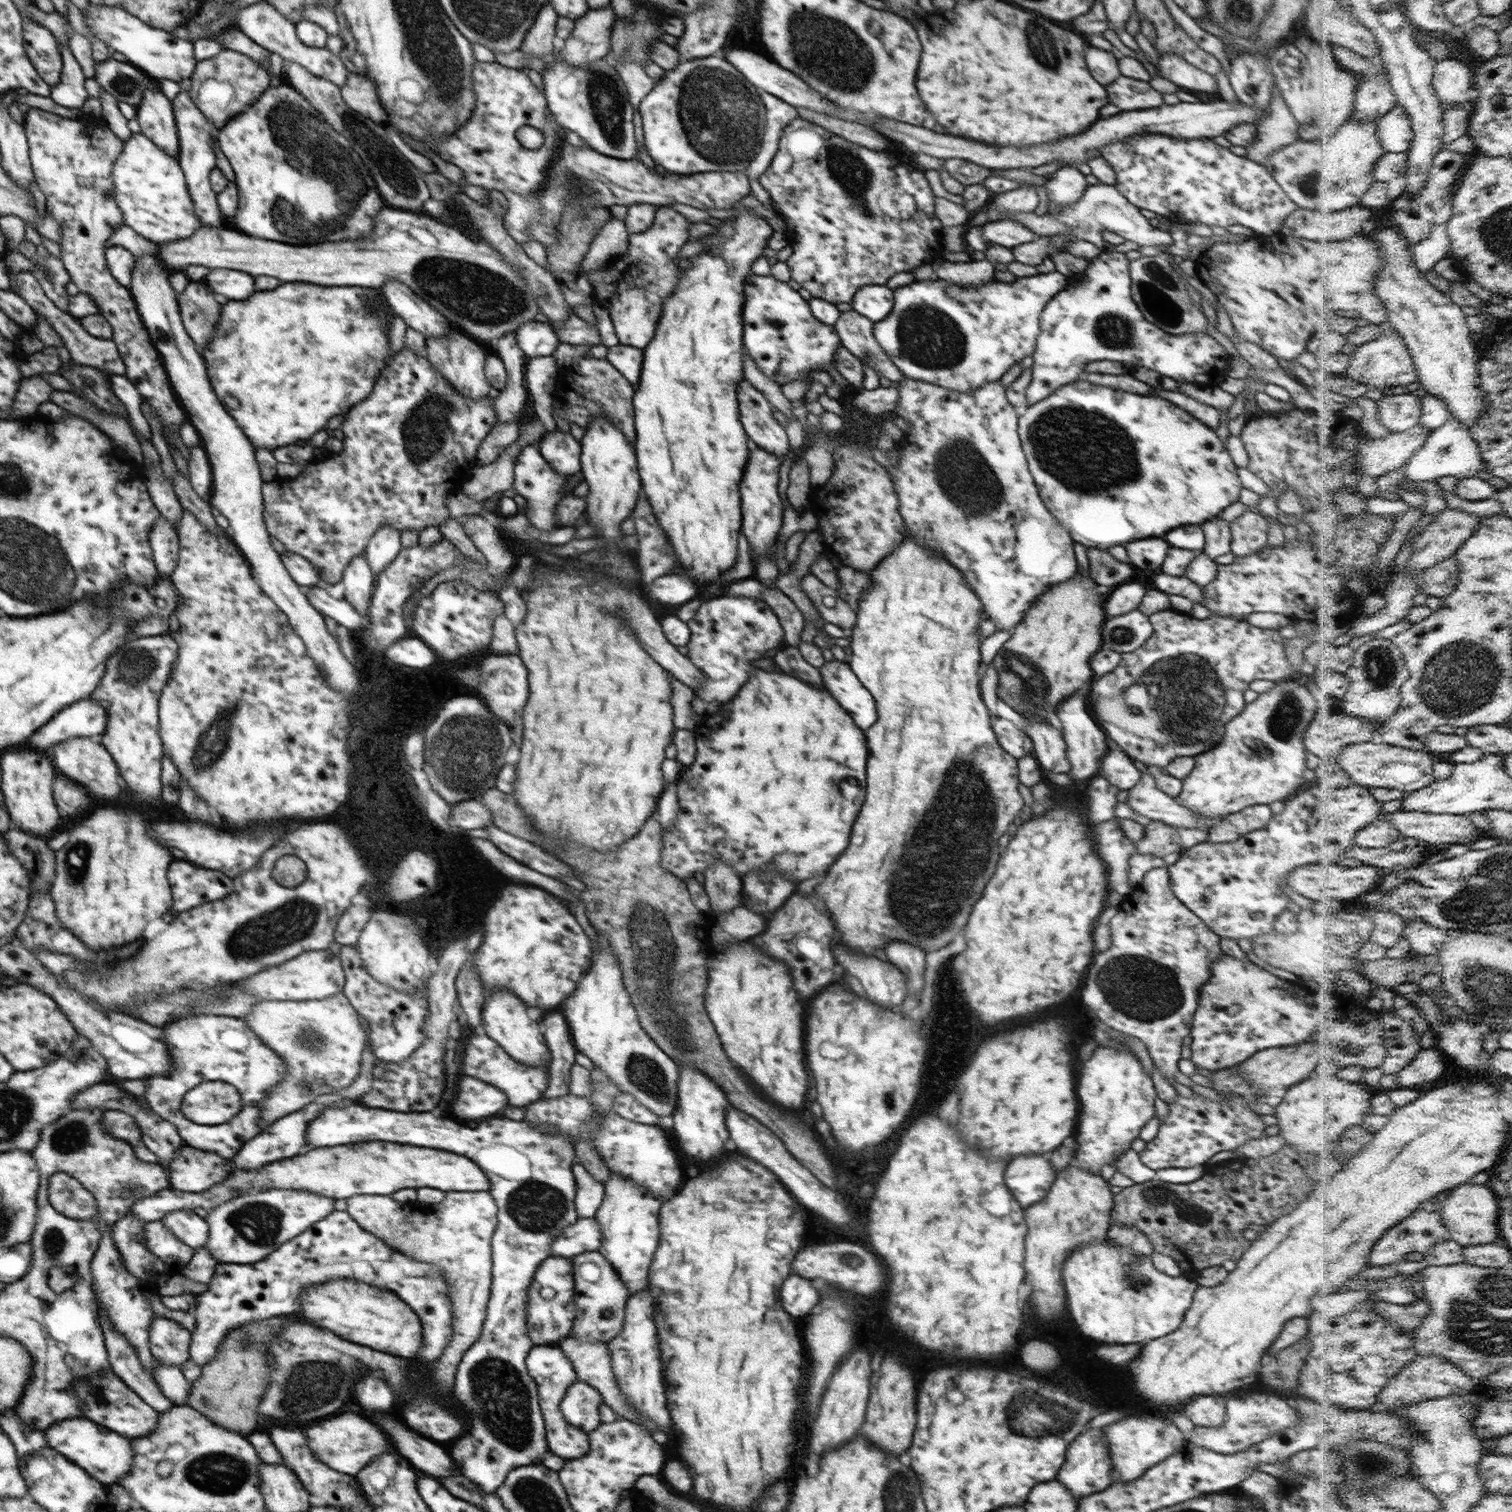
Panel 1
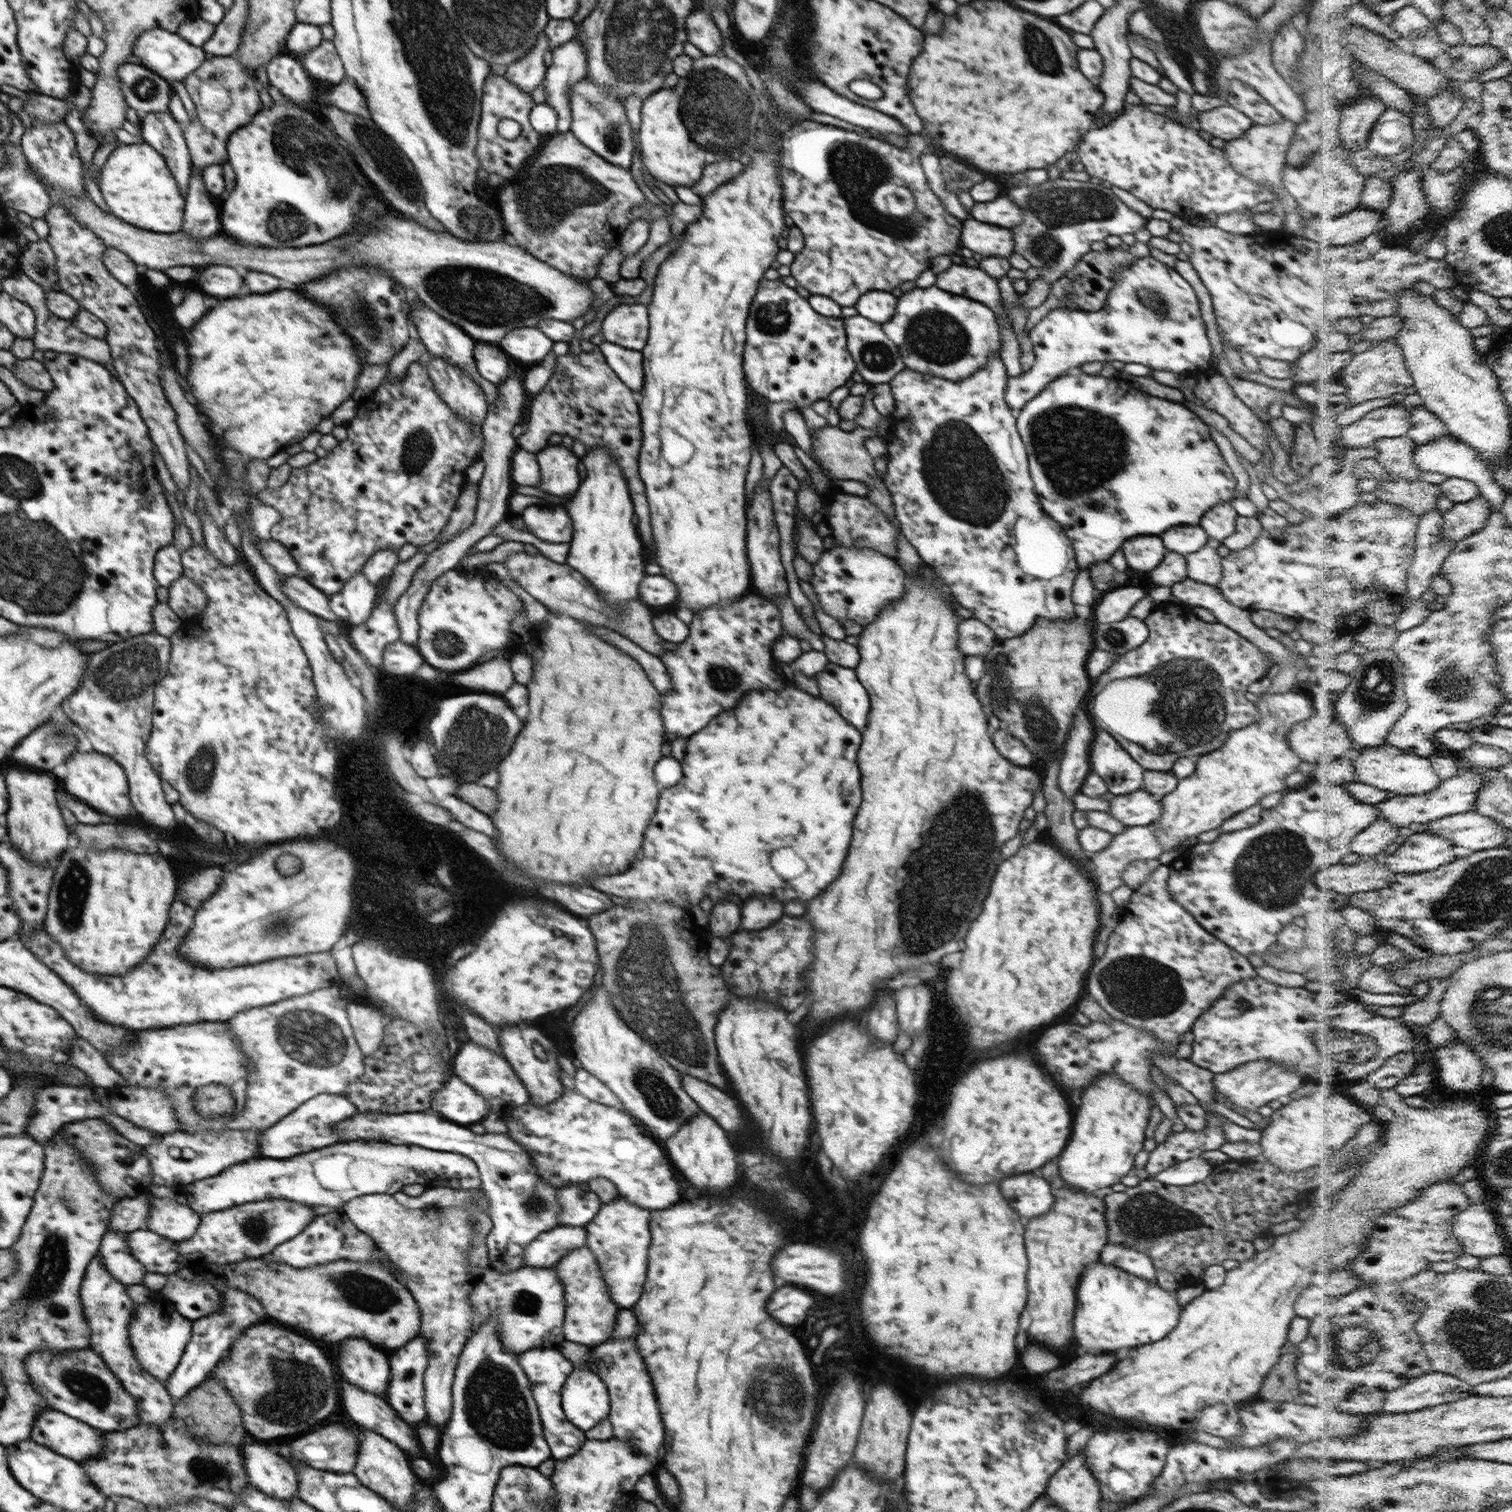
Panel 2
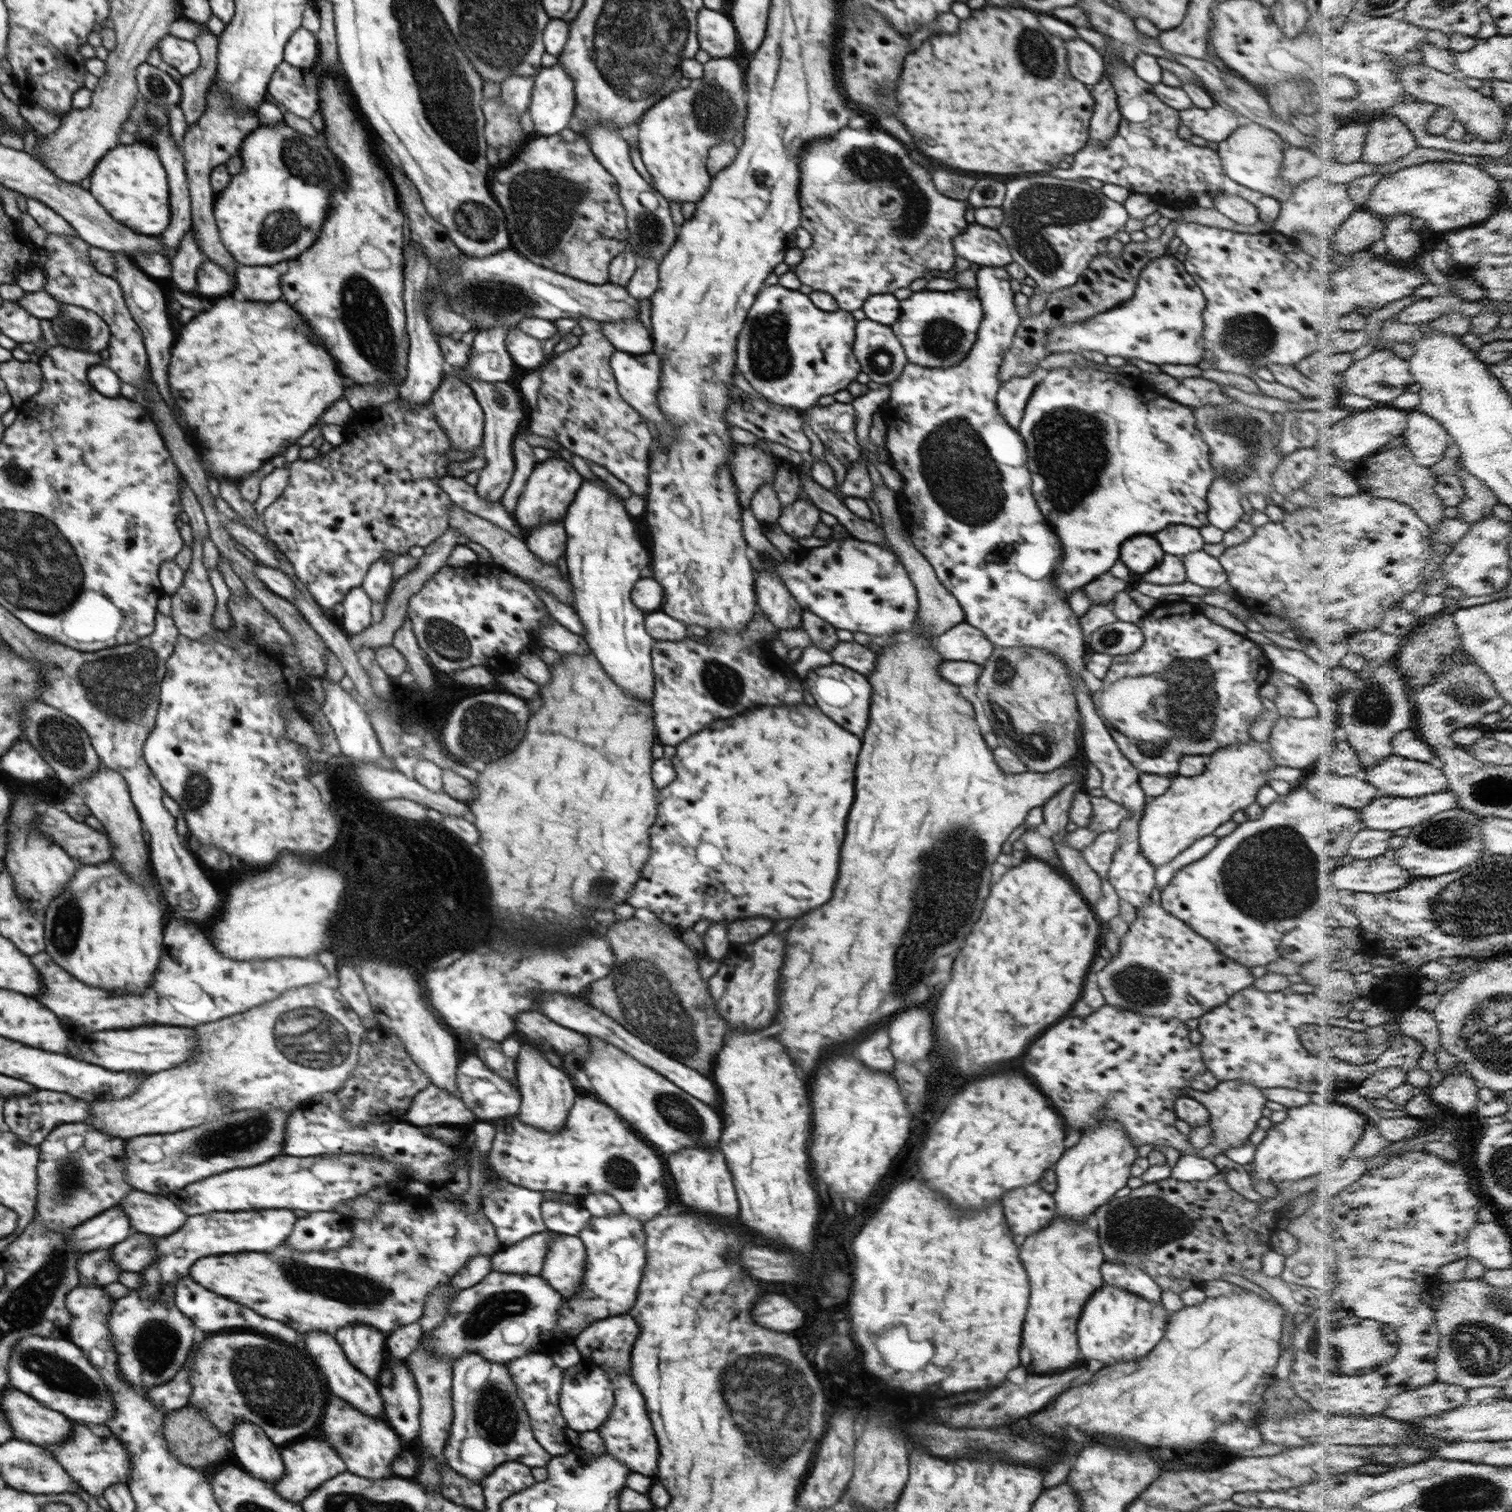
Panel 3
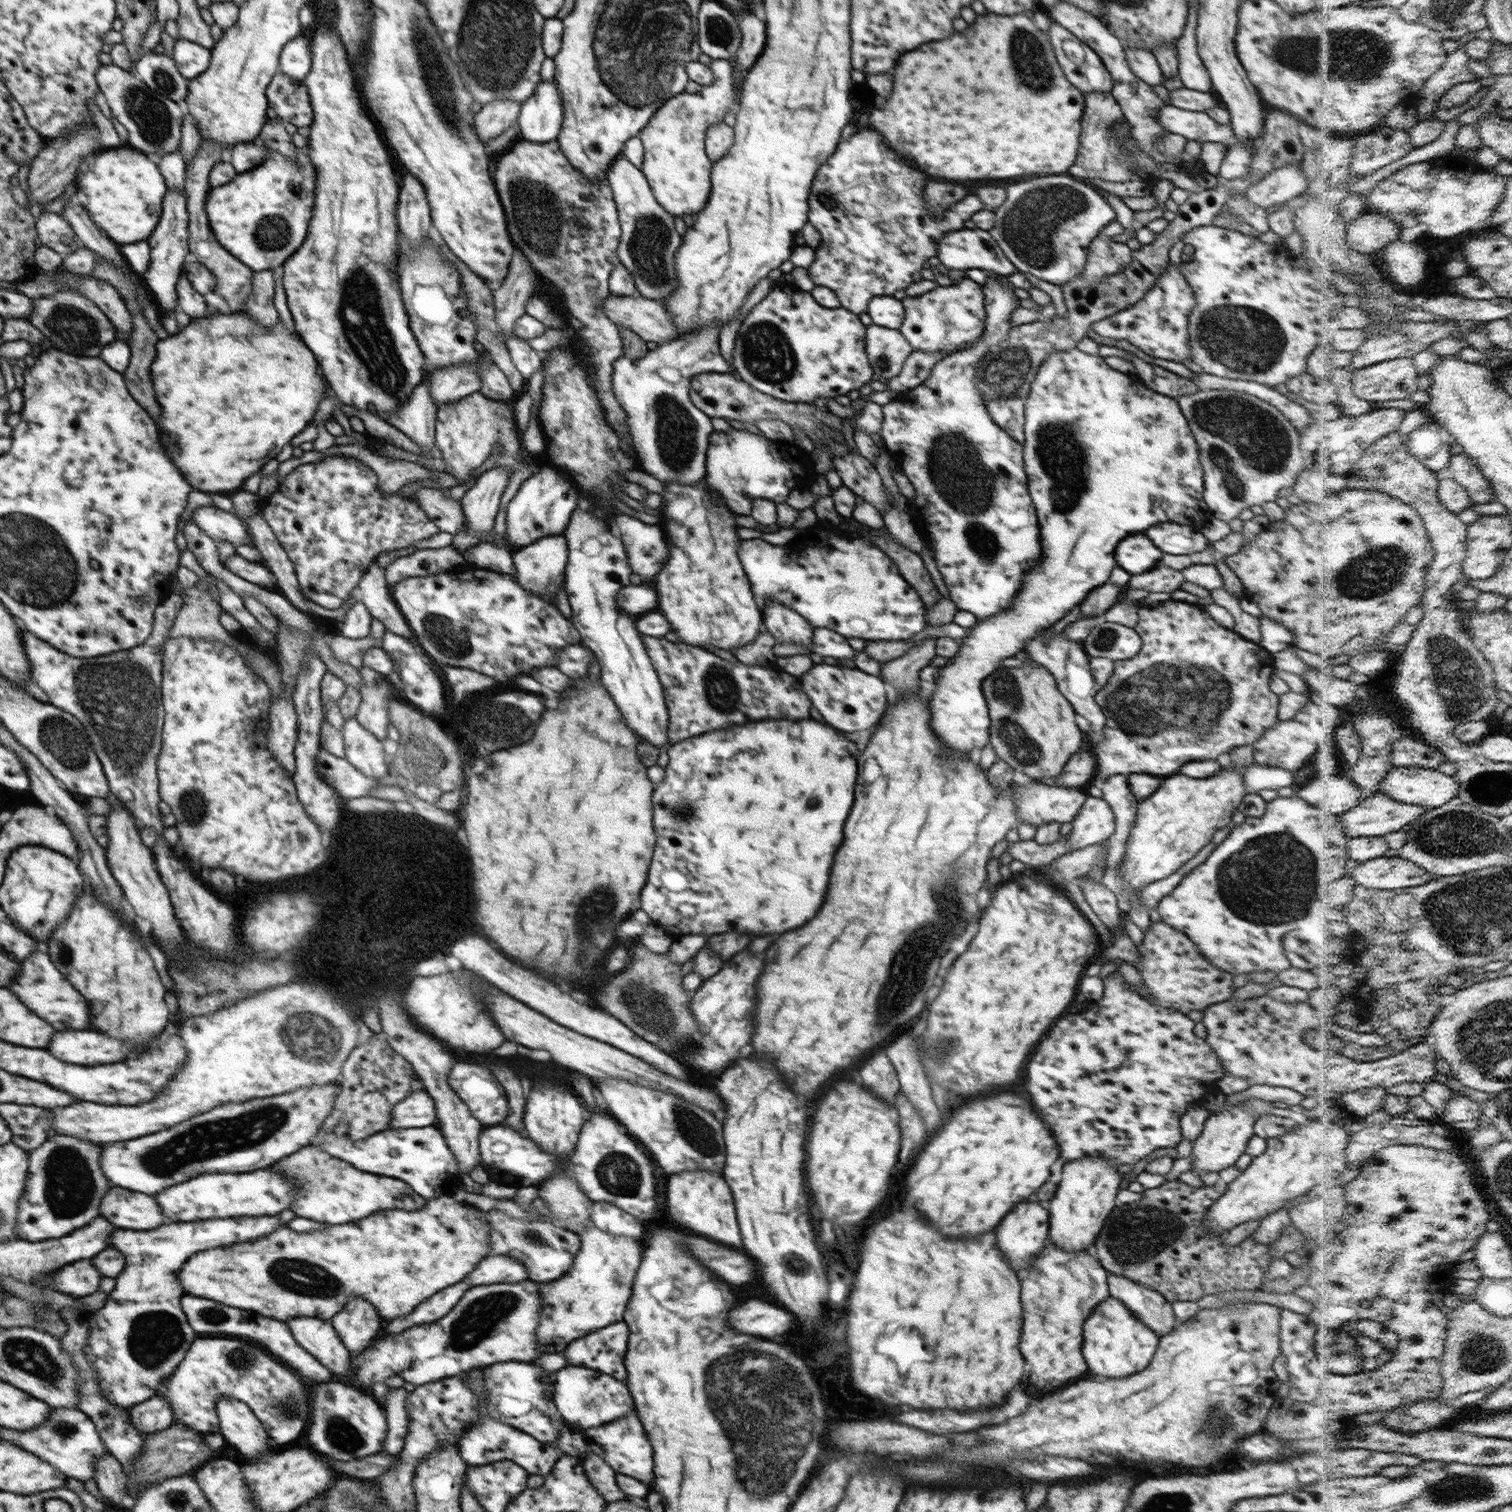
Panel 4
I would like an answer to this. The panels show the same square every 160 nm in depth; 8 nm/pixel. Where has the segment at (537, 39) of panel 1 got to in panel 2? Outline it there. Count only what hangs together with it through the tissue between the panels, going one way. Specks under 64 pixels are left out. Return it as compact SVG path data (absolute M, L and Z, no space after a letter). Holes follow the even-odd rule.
M543 32L526 56L508 66L505 77L520 90L532 93L545 77L547 67L544 65L544 54L547 50L552 48L549 47L547 36Z

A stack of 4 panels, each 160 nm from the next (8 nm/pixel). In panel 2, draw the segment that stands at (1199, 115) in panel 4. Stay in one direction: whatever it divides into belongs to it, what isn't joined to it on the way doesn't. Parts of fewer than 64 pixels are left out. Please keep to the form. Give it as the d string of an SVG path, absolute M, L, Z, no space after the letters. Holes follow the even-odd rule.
M1230 105L1216 107L1207 111L1200 111L1197 126L1214 138L1224 141L1238 140L1253 122L1238 109Z

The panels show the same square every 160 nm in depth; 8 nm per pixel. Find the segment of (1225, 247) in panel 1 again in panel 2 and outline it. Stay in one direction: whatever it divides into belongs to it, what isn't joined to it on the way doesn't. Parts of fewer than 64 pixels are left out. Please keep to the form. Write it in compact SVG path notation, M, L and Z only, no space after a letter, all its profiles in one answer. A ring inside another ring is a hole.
M1186 223L1180 228L1176 228L1177 232L1181 234L1183 241L1188 242L1192 247L1192 252L1189 254L1189 261L1199 274L1202 284L1206 286L1213 304L1213 312L1215 314L1217 326L1224 332L1225 339L1231 347L1240 353L1246 352L1257 360L1260 358L1272 358L1294 365L1302 355L1310 350L1313 350L1315 342L1319 339L1320 334L1327 331L1338 331L1339 322L1343 318L1361 318L1366 321L1380 317L1391 317L1399 314L1401 309L1401 298L1403 292L1415 286L1422 281L1431 282L1437 288L1453 288L1457 286L1459 274L1455 266L1452 266L1446 259L1434 260L1428 258L1423 252L1412 252L1407 248L1383 246L1378 252L1370 252L1362 241L1356 244L1348 244L1346 246L1338 246L1337 243L1323 243L1314 242L1302 237L1296 237L1290 232L1280 230L1270 230L1269 232L1259 232L1250 235L1239 235L1220 230L1215 224L1206 227L1194 226L1193 224Z

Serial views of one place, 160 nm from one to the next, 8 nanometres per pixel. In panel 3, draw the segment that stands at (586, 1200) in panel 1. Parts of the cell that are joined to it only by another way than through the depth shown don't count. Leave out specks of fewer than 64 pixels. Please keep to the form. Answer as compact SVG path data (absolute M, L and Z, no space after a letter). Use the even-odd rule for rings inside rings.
M575 1195L573 1202L564 1202L561 1198L542 1202L541 1215L547 1230L576 1236L582 1229L587 1228L593 1216L584 1208L584 1198L584 1195Z

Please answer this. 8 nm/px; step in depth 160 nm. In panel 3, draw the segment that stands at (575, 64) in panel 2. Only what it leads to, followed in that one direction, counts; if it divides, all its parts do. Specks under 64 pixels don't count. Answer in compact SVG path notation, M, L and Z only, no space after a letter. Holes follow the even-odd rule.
M557 62L554 66L542 67L535 76L529 104L530 118L535 126L533 136L550 136L562 132L569 126L570 119L574 116L574 105L574 81L564 70L561 62Z

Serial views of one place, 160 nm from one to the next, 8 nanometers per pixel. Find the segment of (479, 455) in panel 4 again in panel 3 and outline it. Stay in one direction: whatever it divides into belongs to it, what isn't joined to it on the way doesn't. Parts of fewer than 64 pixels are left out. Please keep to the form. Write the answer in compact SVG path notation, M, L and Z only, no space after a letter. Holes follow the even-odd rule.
M446 374L442 376L442 385L433 392L431 398L432 411L436 421L447 434L453 448L460 452L480 452L483 446L483 428L485 415L480 407L474 391L464 381L454 379Z

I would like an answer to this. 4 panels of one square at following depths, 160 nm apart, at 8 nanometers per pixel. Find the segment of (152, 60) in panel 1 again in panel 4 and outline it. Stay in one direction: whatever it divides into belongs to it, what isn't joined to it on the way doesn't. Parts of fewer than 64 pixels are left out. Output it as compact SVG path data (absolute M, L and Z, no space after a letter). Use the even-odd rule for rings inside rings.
M180 39L175 42L174 56L179 73L192 80L200 76L208 67L211 61L211 50L203 46Z

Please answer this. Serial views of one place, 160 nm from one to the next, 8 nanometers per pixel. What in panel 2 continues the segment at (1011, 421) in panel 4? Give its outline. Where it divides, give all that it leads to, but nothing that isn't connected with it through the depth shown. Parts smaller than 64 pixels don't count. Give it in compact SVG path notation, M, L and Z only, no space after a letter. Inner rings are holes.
M1152 255L1135 259L1129 266L1120 268L1105 305L1100 310L1088 312L1055 308L1040 319L1029 332L1029 337L1035 364L1028 372L1023 372L1016 378L1009 377L1004 393L1006 405L1016 414L1050 382L1066 376L1070 368L1082 366L1086 362L1144 364L1151 370L1166 370L1177 375L1182 373L1197 377L1213 373L1214 350L1210 345L1194 289L1175 268ZM1143 288L1164 298L1164 312L1155 311L1142 302L1137 292Z

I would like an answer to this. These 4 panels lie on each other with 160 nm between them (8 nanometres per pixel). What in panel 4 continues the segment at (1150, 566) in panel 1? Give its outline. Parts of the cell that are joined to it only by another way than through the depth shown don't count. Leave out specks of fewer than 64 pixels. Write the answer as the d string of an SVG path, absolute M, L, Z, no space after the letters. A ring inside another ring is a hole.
M1138 534L1124 538L1114 550L1114 556L1118 566L1124 568L1126 572L1142 574L1150 570L1150 566L1156 566L1156 562L1162 558L1162 552L1150 542L1150 538Z

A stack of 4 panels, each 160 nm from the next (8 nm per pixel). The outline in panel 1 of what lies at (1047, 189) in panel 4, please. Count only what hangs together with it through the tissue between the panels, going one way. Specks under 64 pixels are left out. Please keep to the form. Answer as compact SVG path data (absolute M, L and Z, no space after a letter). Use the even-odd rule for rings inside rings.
M1105 183L1088 185L1076 203L1066 205L1063 209L1046 211L1045 214L1071 227L1072 237L1061 234L1048 236L1051 244L1053 244L1053 248L1059 252L1068 252L1071 244L1081 239L1091 242L1098 248L1107 247L1108 244L1102 239L1102 230L1115 232L1118 236L1125 238L1125 240L1132 240L1139 246L1158 246L1158 244L1169 246L1173 244L1169 231L1150 225L1149 219L1140 213L1140 209L1137 206L1130 204L1130 201L1115 185Z

